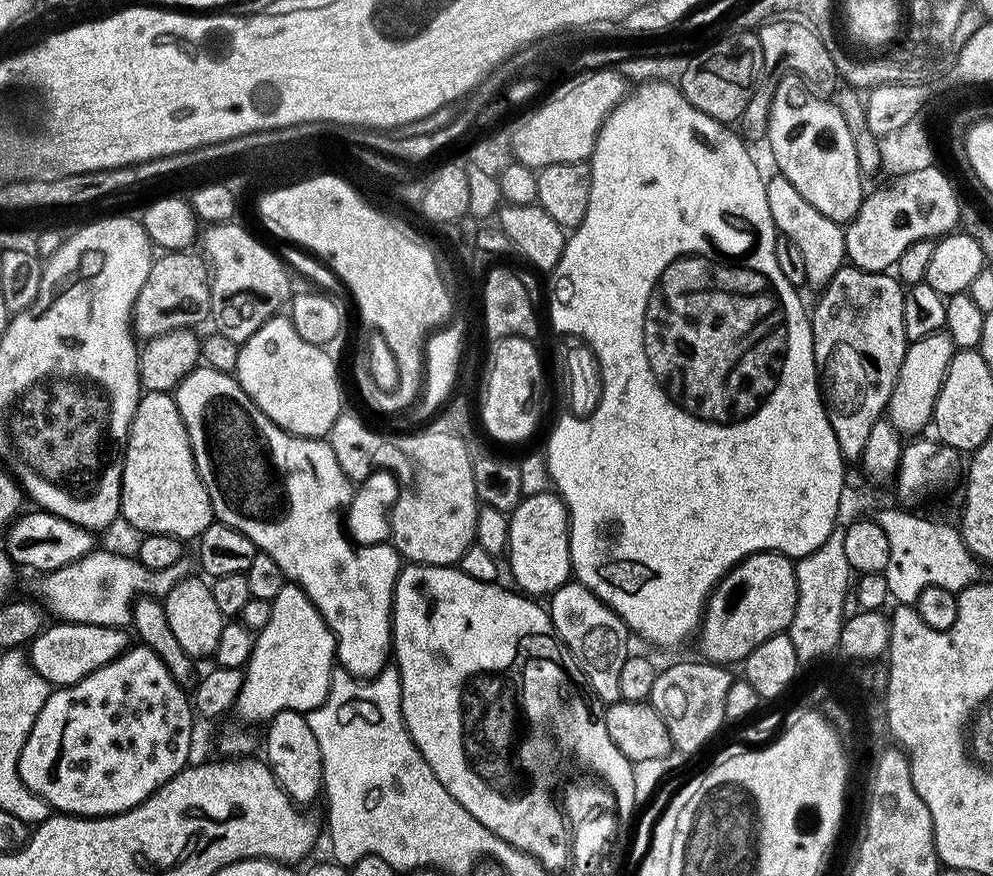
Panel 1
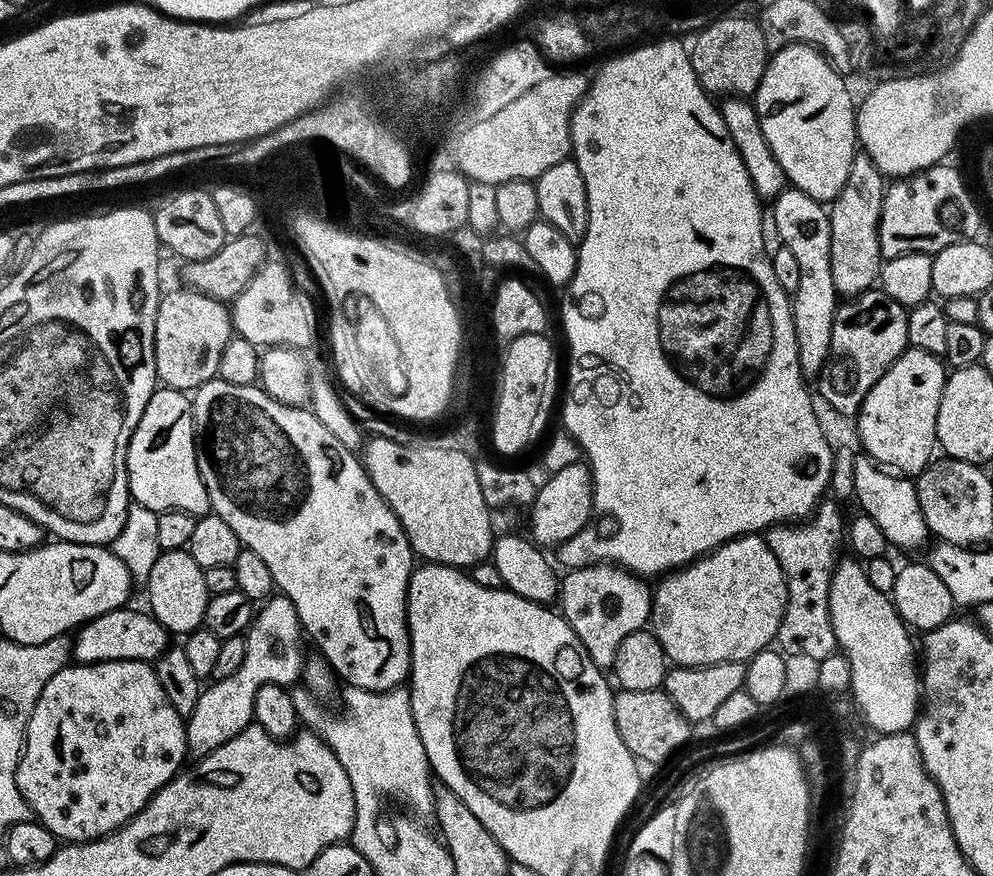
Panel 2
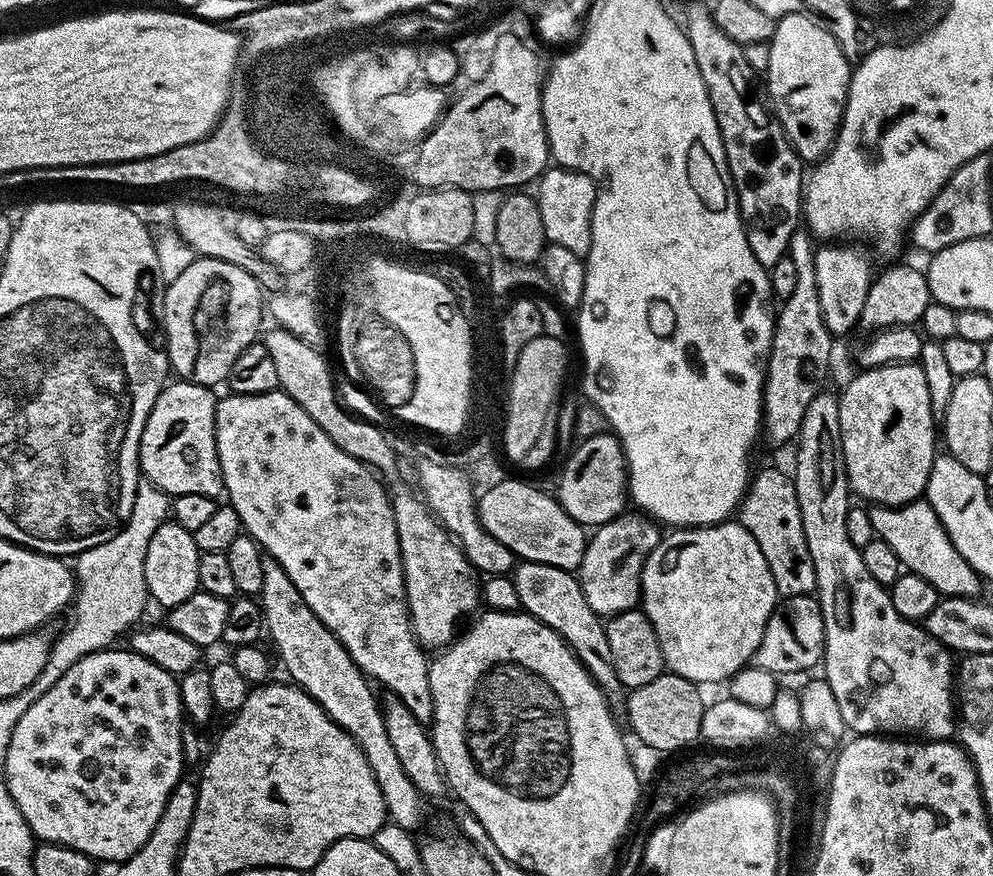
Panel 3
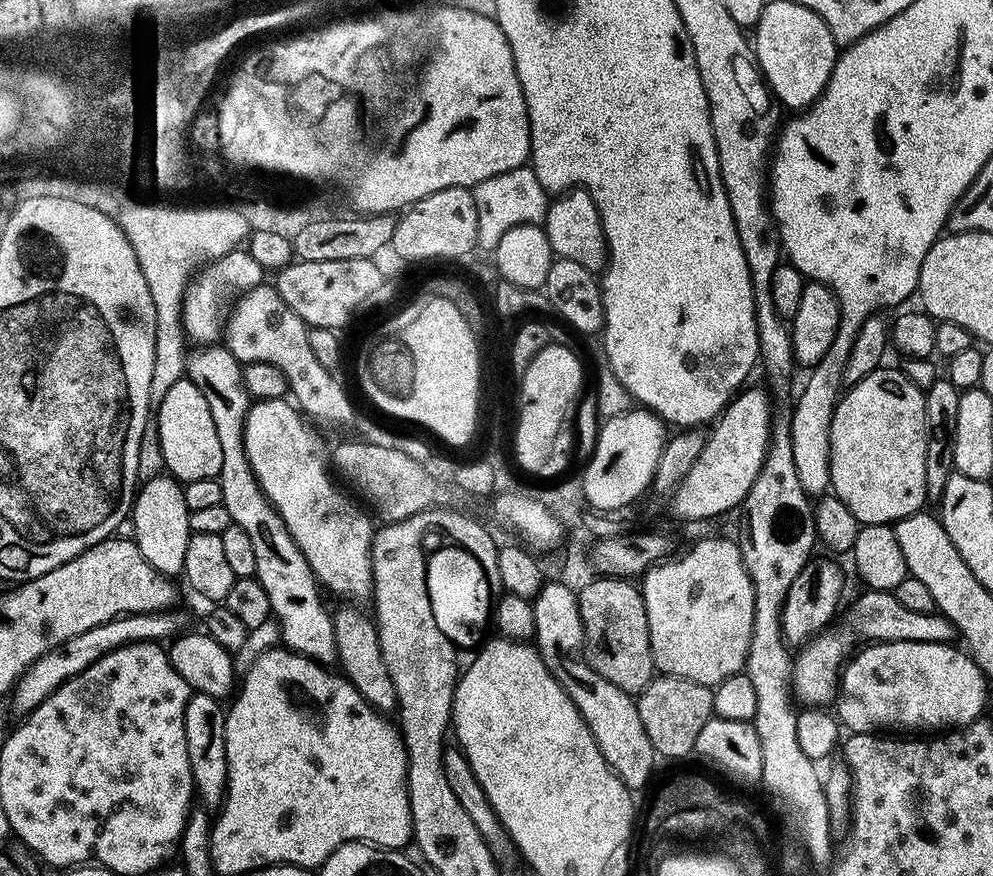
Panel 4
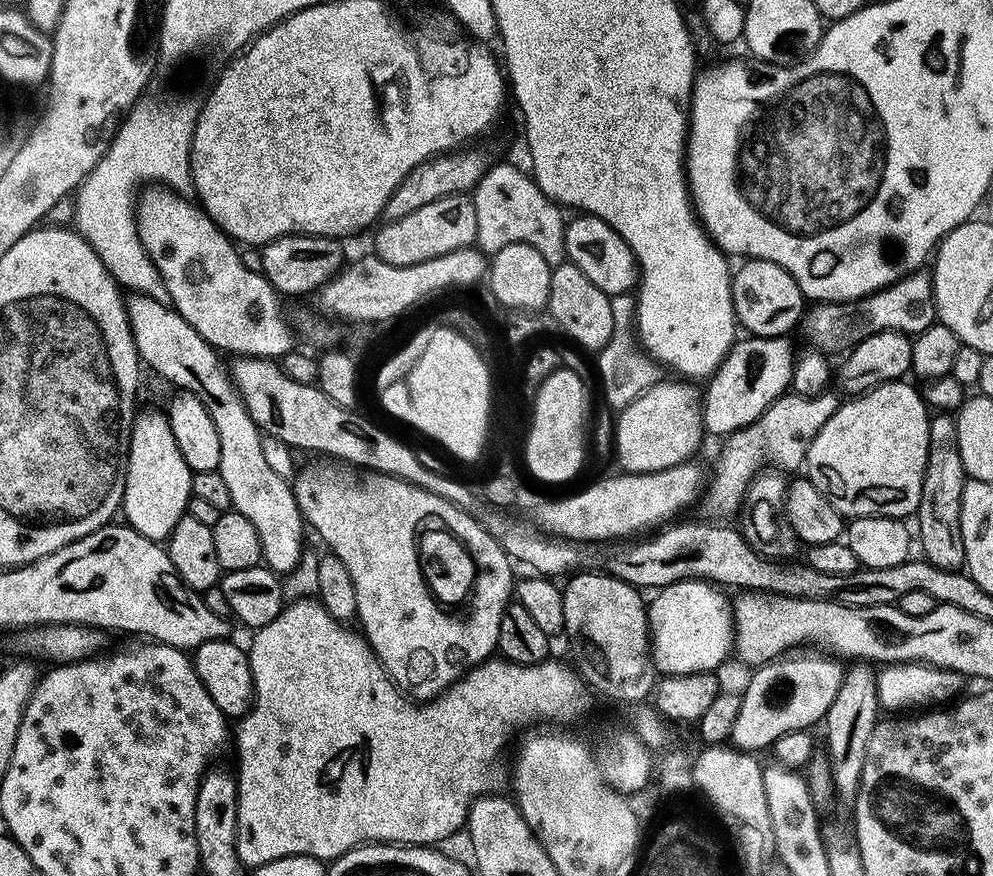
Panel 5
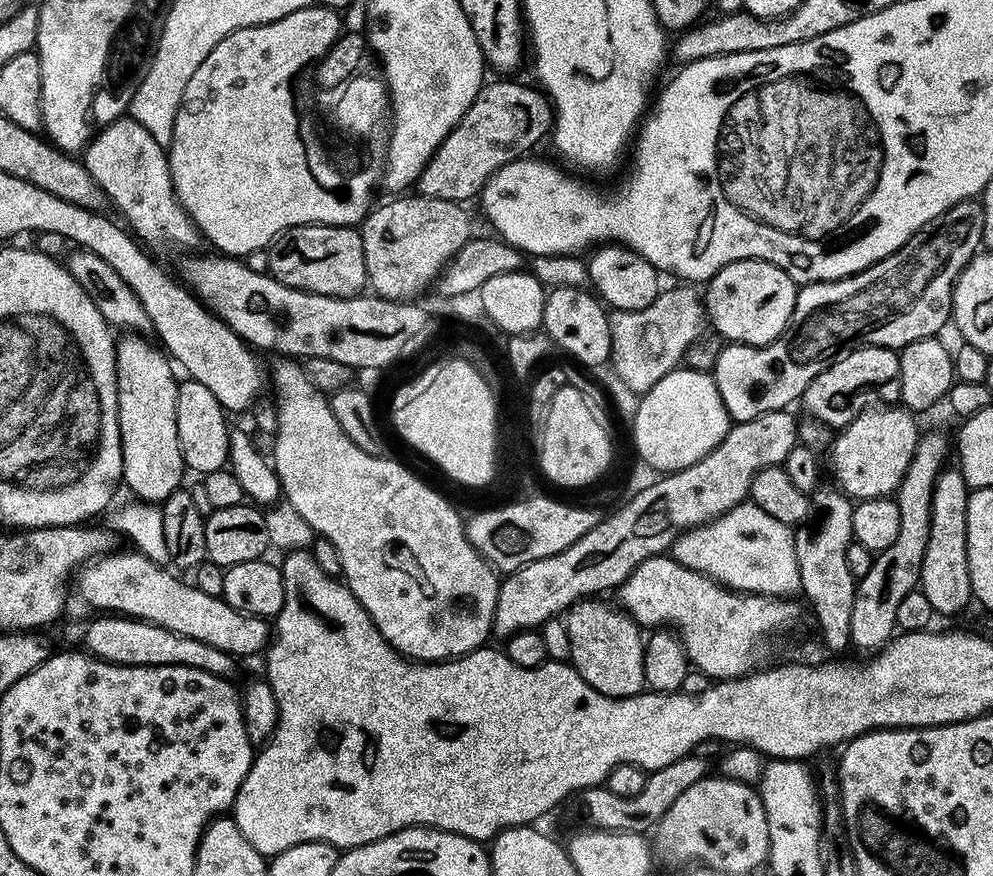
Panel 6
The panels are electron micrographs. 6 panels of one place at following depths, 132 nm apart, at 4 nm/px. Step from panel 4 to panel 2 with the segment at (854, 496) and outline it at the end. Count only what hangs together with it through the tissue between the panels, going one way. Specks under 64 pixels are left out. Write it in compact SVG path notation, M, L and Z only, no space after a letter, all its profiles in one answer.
M878 378L866 394L859 412L854 417L863 451L877 465L915 478L928 467L937 451L936 423L938 406L942 402L944 380L892 380Z

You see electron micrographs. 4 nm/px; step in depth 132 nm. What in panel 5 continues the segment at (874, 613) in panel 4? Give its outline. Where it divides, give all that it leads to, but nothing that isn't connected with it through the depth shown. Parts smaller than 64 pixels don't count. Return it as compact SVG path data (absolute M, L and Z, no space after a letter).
M796 650L791 654L785 654L768 664L761 664L756 672L748 680L744 692L739 693L741 708L738 710L738 718L729 736L729 743L741 752L760 754L763 748L771 749L774 744L781 741L783 736L791 732L812 730L816 724L823 721L824 715L830 710L834 698L844 681L845 665L839 659L825 654L820 650Z

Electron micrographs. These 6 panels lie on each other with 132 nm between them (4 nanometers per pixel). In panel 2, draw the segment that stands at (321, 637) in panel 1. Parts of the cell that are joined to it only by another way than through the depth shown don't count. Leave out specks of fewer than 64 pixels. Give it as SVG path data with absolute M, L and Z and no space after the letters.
M273 594L259 605L253 615L248 631L244 636L246 658L242 658L242 666L230 674L230 678L213 679L212 684L203 689L198 698L194 712L190 714L184 726L187 755L192 758L208 756L218 746L230 742L244 727L253 723L254 694L263 684L282 684L292 686L292 683L301 679L306 651L300 645L302 629L298 610L290 598L282 594Z

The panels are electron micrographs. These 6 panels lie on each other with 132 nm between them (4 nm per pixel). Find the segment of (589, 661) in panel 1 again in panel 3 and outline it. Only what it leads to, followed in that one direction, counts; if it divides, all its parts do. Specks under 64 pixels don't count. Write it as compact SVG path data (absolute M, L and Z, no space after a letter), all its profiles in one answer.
M628 510L610 522L599 525L593 532L587 537L585 554L578 569L582 594L586 594L590 610L594 610L601 618L611 618L619 612L631 612L640 604L642 566L660 540L661 529L657 521L639 511Z

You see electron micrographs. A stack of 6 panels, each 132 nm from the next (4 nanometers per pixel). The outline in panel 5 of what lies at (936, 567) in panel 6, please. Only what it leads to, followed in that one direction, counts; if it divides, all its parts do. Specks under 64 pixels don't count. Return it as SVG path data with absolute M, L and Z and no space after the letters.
M936 414L928 422L928 453L926 454L926 466L922 478L922 498L918 502L914 513L916 528L920 531L918 536L918 548L922 551L923 559L928 560L934 566L949 570L960 570L965 567L964 543L962 542L962 490L966 483L964 467L962 466L962 454L958 454L958 430L956 421L951 415Z

